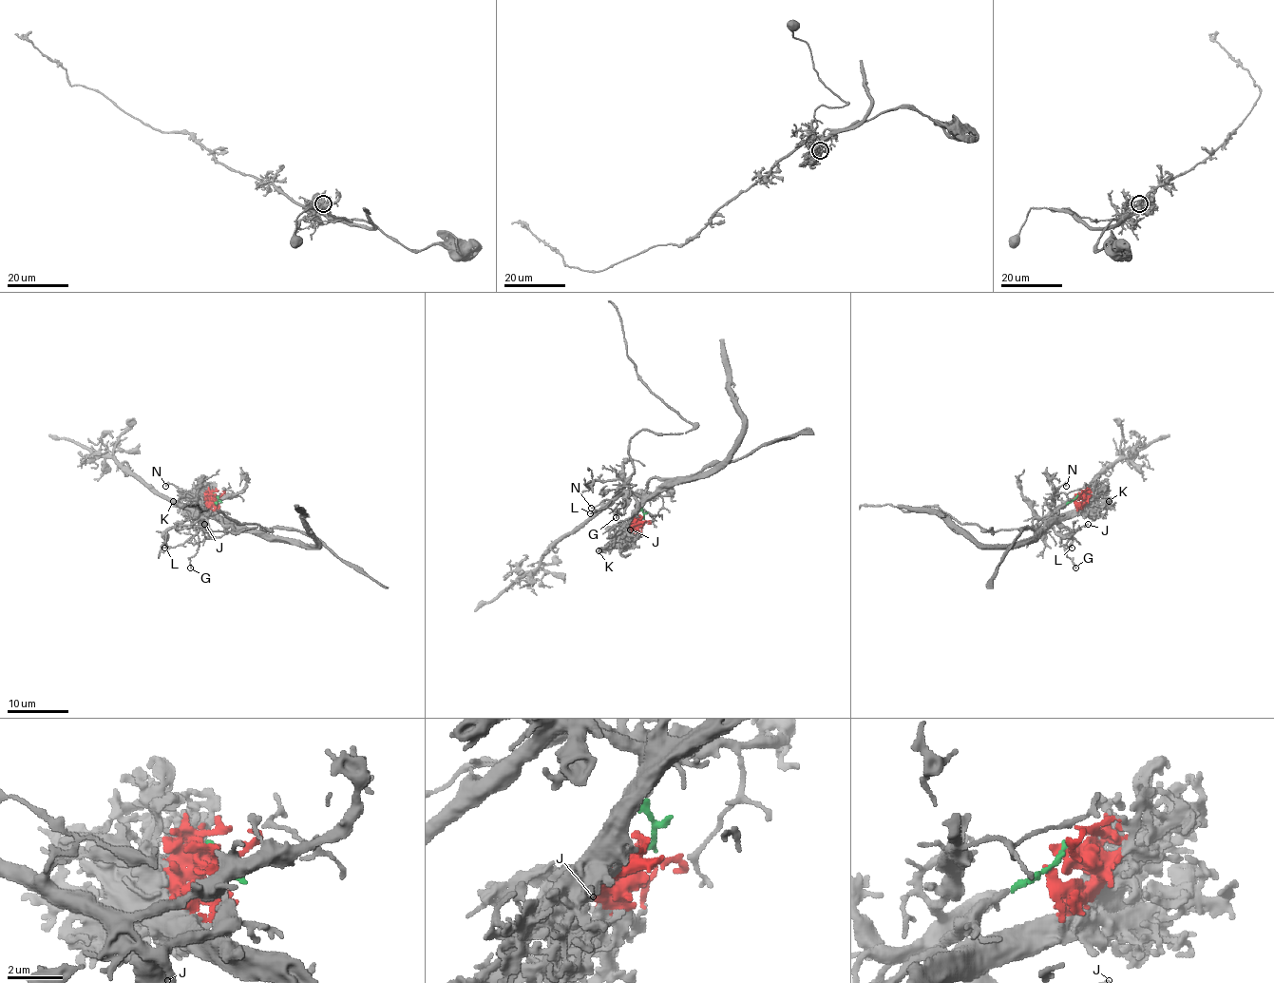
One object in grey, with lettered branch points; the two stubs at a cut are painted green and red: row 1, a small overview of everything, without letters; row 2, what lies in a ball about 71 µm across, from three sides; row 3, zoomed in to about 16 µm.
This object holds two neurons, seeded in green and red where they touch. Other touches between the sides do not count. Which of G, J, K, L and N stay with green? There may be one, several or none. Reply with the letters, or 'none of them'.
G, J, L, N

